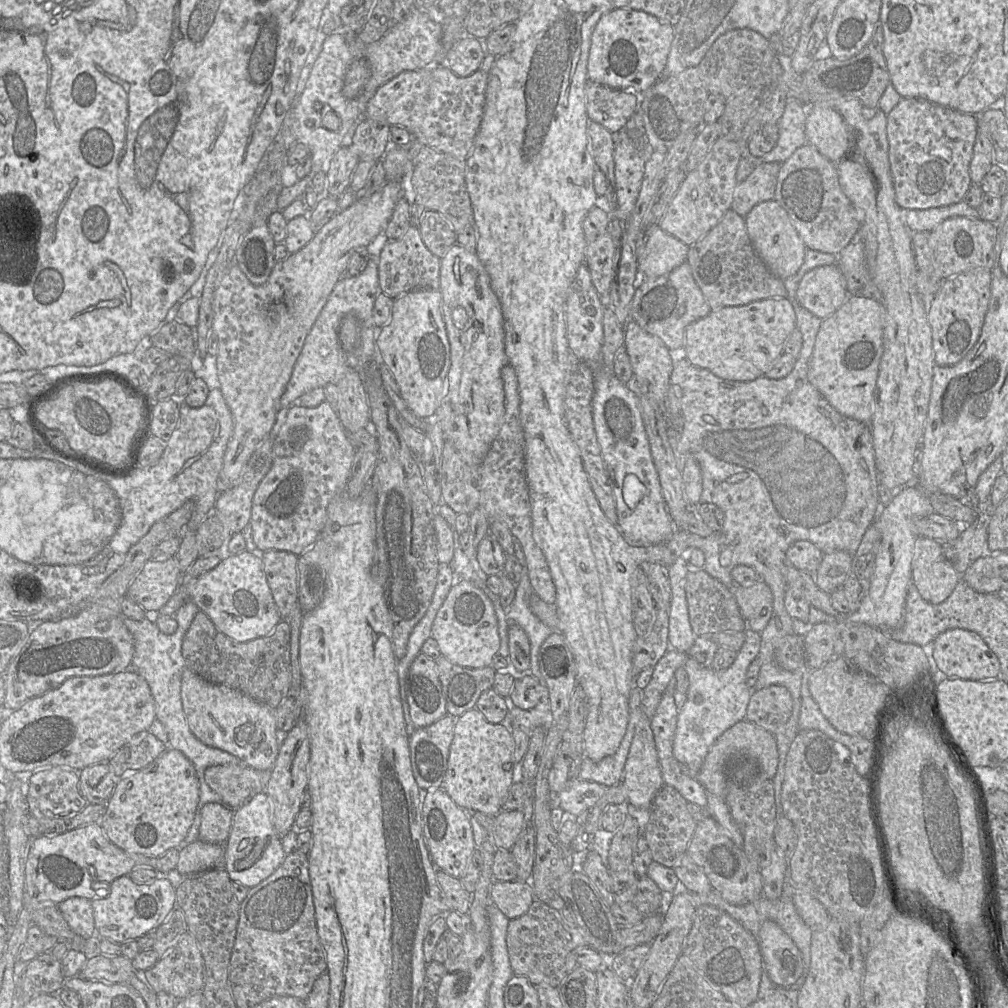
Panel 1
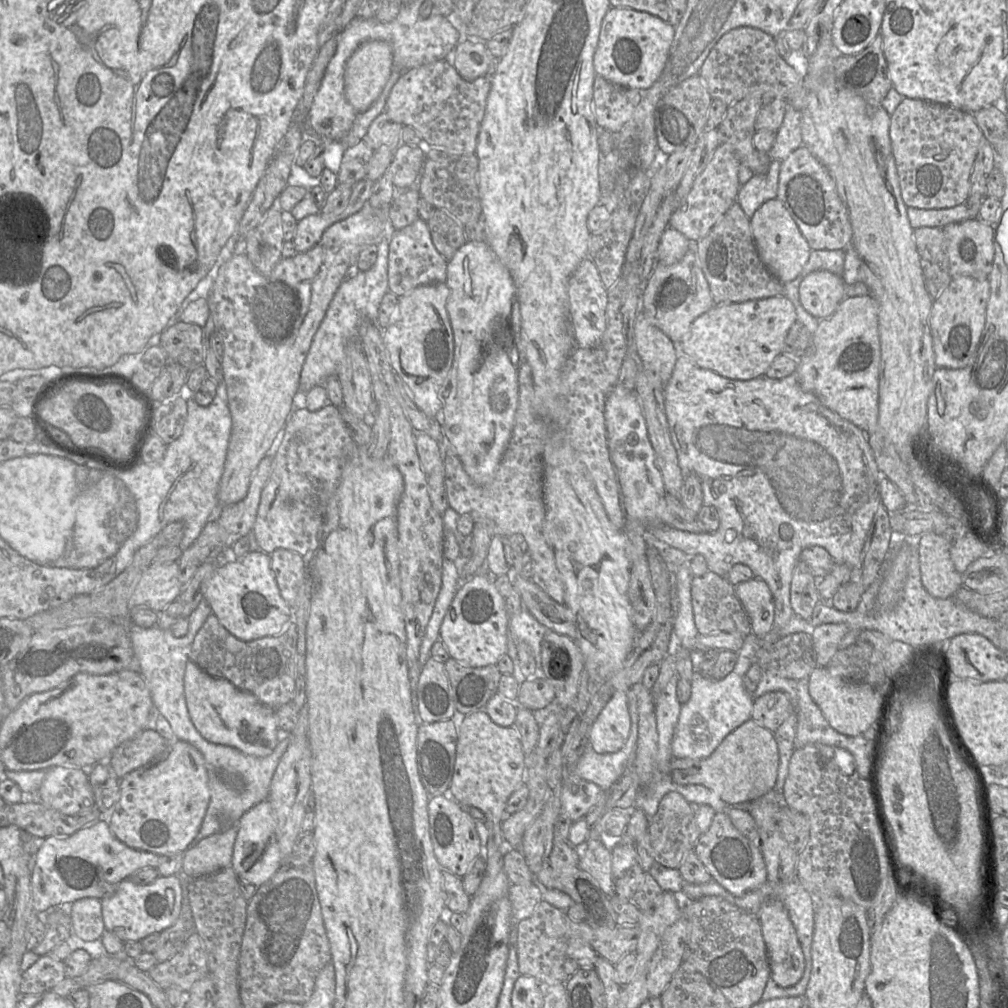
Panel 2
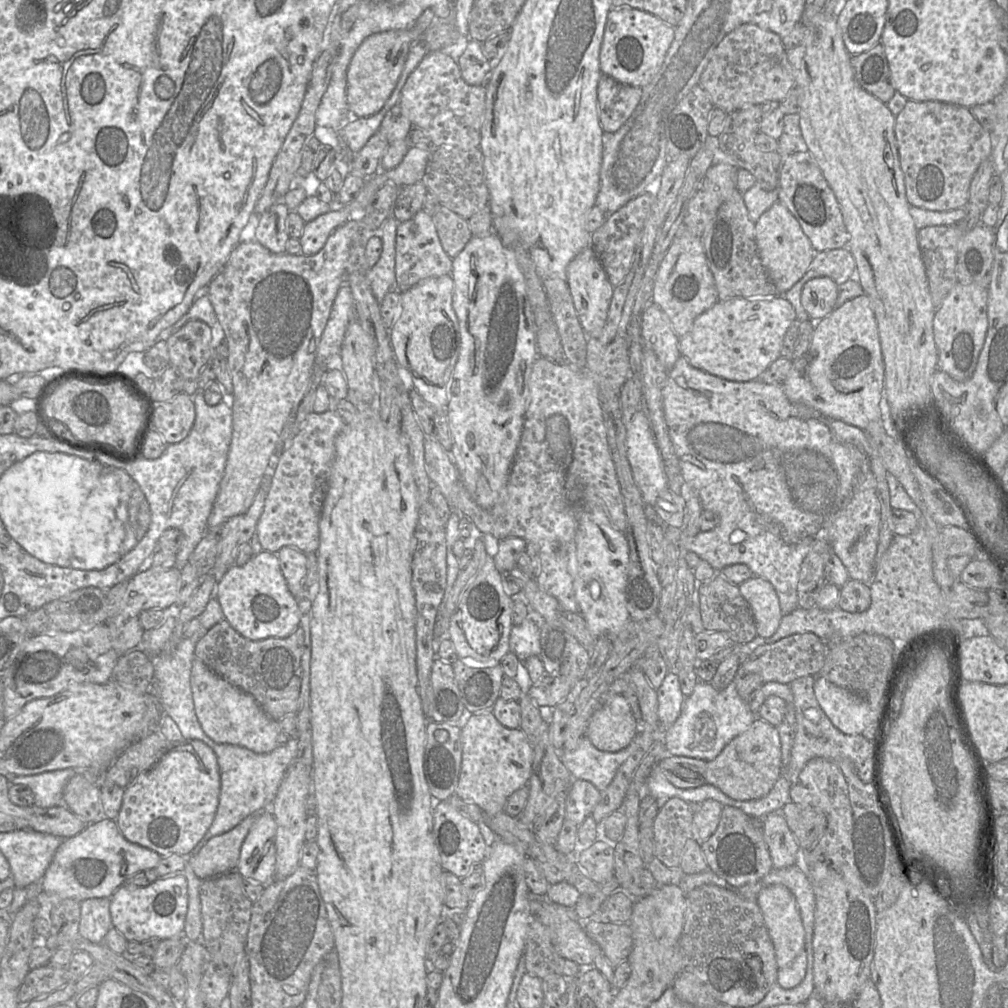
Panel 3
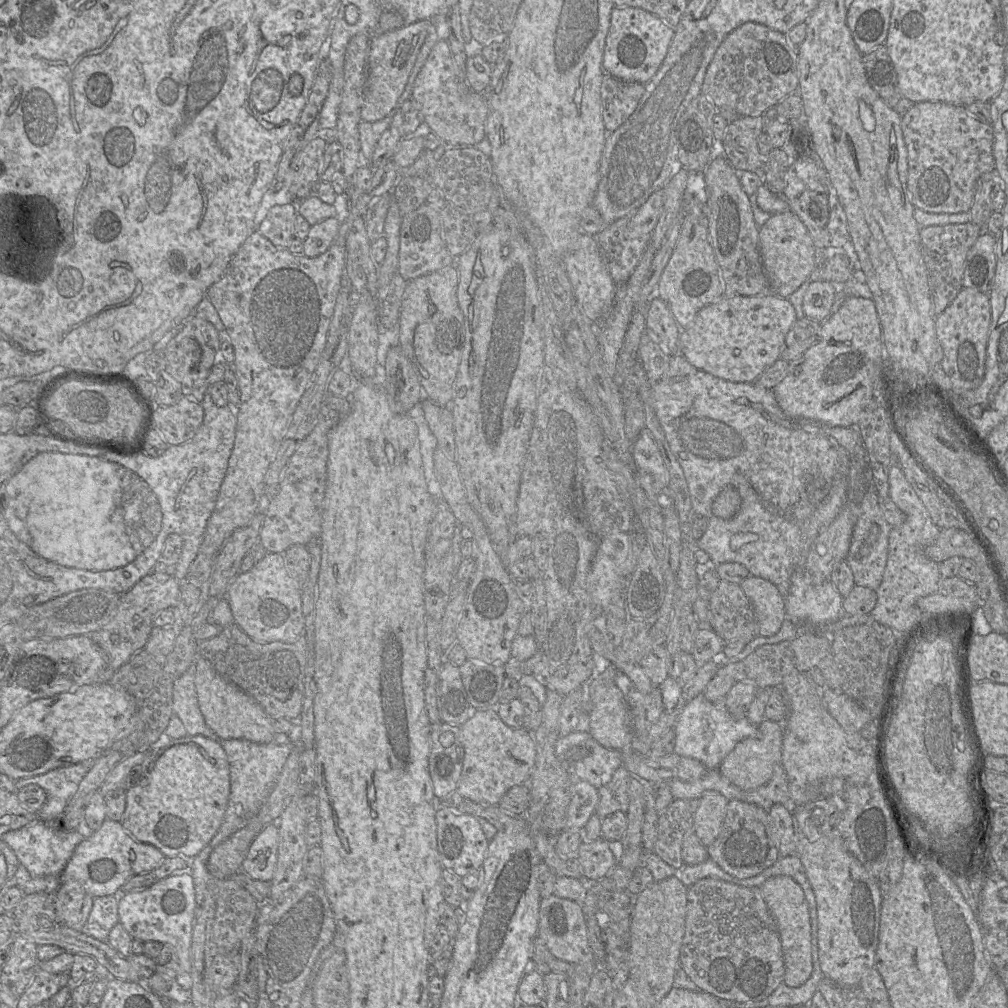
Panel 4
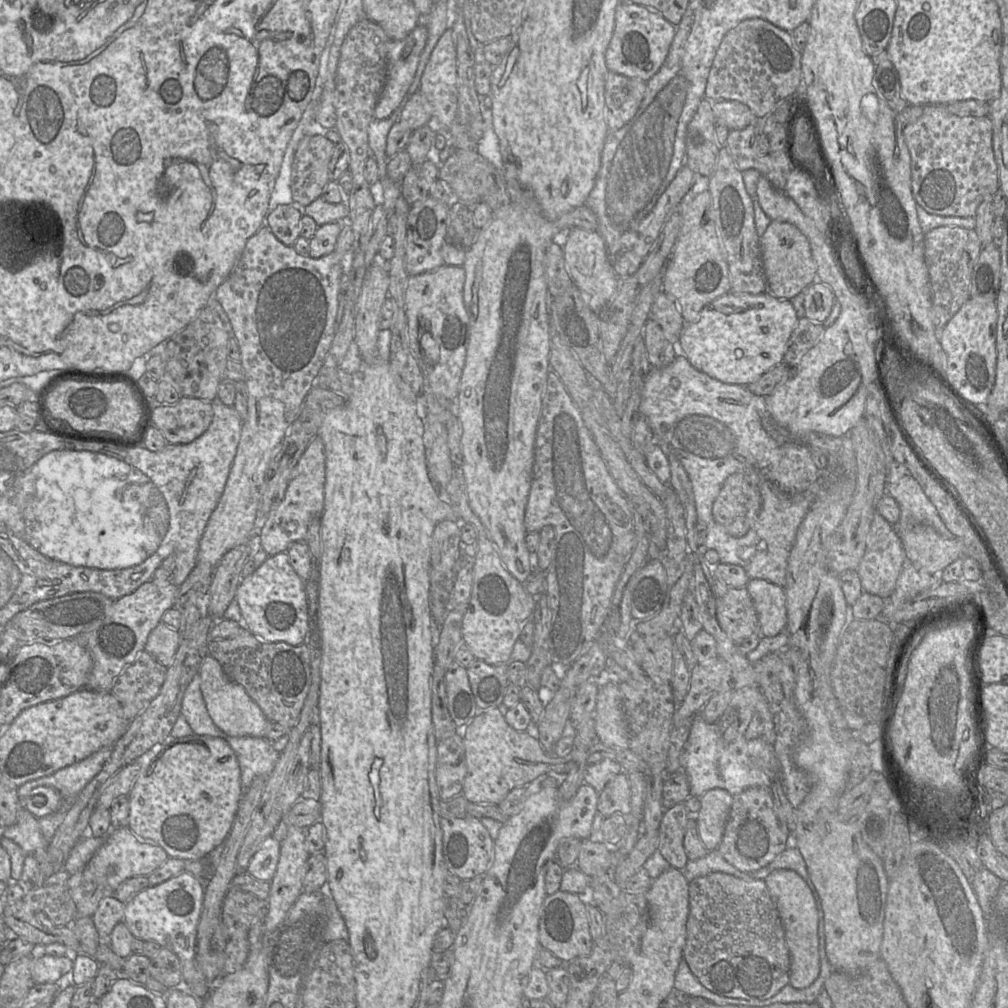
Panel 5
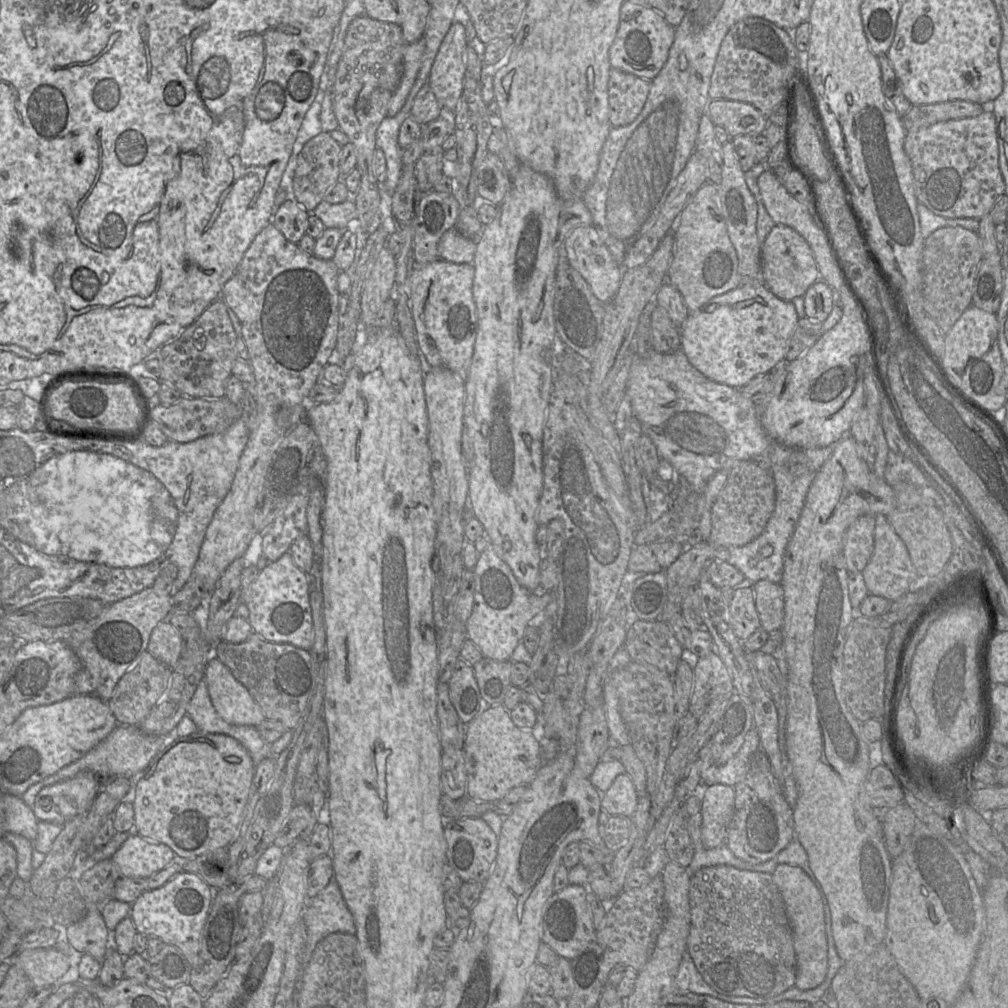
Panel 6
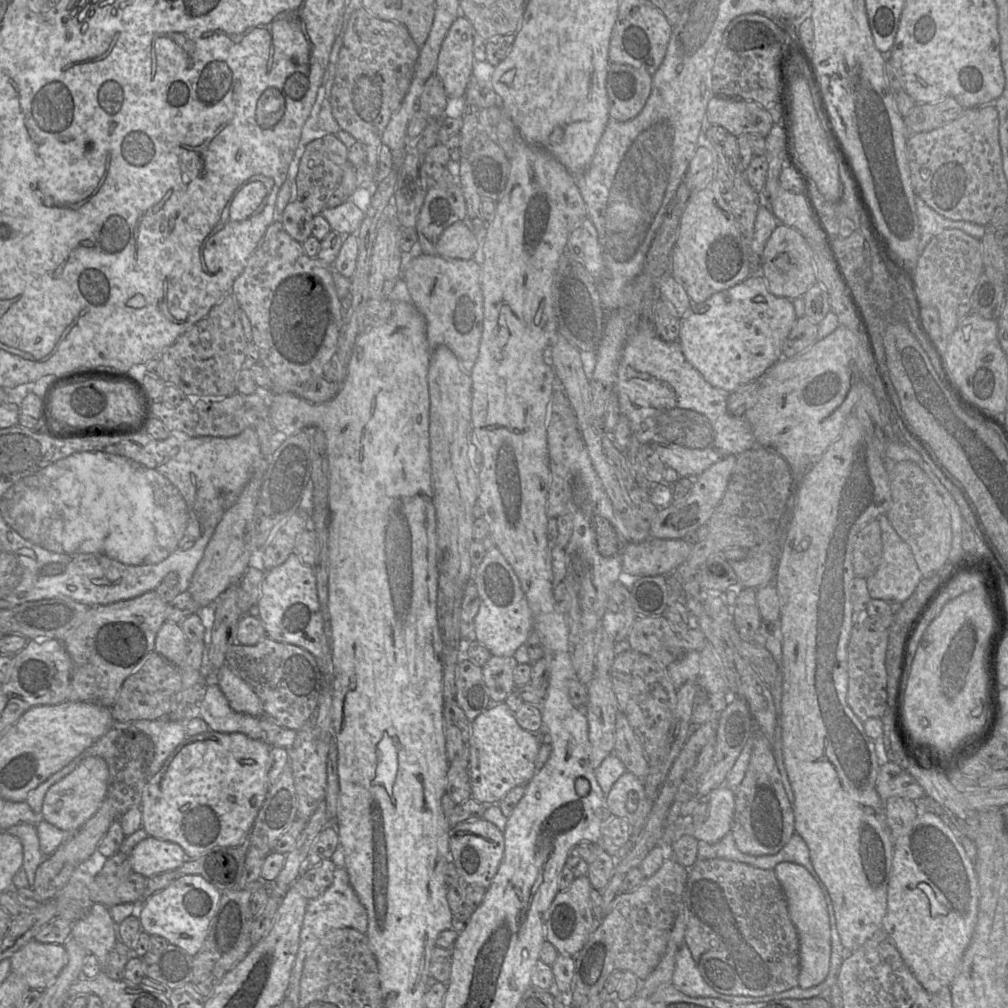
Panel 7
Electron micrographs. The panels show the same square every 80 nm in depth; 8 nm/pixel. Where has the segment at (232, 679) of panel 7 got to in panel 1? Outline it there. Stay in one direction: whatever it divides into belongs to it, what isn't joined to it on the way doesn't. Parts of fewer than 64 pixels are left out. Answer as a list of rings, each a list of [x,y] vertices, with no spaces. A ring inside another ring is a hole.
[[[186,668],[181,699],[191,732],[207,746],[228,752],[258,771],[271,770],[279,754],[275,708],[226,685],[211,683]]]

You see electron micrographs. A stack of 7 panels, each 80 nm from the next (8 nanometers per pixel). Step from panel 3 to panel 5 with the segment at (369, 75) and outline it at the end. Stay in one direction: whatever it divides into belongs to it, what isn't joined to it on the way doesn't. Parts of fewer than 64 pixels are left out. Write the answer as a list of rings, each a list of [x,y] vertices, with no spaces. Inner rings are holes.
[[[421,22],[404,39],[391,42],[386,82],[375,106],[374,119],[385,119],[400,106],[414,80],[427,35]]]

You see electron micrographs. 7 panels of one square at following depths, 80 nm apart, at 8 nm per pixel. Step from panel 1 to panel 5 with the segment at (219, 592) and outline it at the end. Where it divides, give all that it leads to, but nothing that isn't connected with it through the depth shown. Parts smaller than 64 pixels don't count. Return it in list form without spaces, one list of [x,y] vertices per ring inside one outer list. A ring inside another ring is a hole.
[[[286,552],[269,556],[254,572],[242,578],[236,594],[242,624],[265,642],[285,642],[298,646],[305,642],[310,619],[307,613],[305,582],[289,563]]]

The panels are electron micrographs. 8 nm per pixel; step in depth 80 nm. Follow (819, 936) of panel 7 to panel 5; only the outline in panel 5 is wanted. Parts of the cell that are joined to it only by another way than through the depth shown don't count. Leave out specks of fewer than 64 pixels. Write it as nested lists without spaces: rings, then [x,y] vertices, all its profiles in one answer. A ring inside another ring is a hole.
[[[776,870],[765,879],[765,882],[777,907],[790,952],[789,985],[795,989],[807,988],[820,973],[819,918],[813,894],[803,878],[793,870]]]

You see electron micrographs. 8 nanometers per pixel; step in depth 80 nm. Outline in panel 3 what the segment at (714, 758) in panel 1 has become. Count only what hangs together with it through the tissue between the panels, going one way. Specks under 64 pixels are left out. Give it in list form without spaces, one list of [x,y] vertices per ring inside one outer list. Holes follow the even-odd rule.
[[[756,717],[750,727],[733,738],[714,760],[669,756],[657,762],[654,767],[679,788],[696,788],[710,784],[734,800],[760,799],[770,792],[782,775],[778,728]]]

